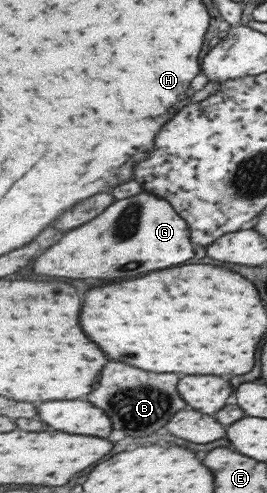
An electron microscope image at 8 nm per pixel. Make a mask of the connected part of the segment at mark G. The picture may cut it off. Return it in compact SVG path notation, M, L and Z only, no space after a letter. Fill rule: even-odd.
M144 191L136 196L115 201L115 204L111 204L101 216L97 216L97 218L93 218L91 222L87 222L87 224L83 224L83 226L71 230L67 236L63 236L60 239L61 242L59 242L59 244L53 245L51 250L47 249L45 254L41 254L41 258L35 262L35 272L41 274L41 276L59 276L59 278L75 278L75 280L87 280L87 278L99 278L99 280L133 280L133 278L141 278L145 272L153 272L153 270L177 266L177 264L183 264L183 262L191 260L191 258L195 256L195 248L193 248L191 238L192 234L189 230L188 222L173 208L172 203L160 198L158 195Z

